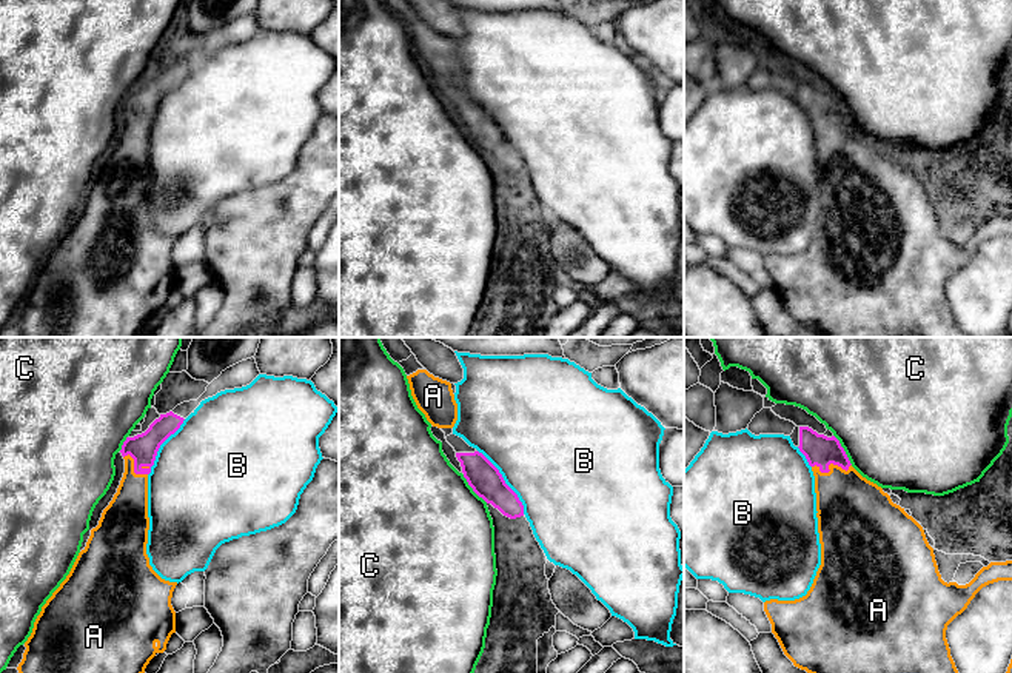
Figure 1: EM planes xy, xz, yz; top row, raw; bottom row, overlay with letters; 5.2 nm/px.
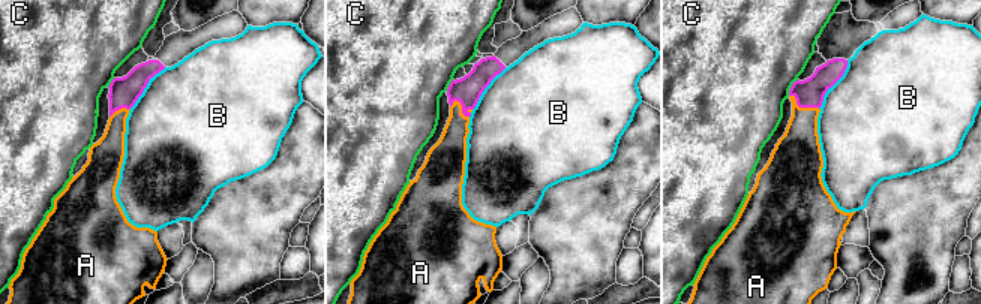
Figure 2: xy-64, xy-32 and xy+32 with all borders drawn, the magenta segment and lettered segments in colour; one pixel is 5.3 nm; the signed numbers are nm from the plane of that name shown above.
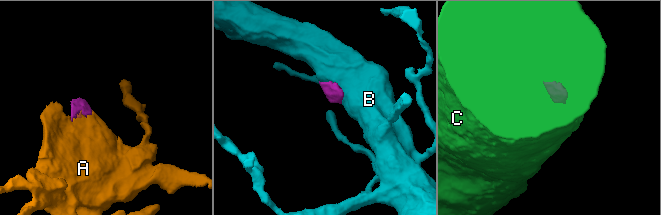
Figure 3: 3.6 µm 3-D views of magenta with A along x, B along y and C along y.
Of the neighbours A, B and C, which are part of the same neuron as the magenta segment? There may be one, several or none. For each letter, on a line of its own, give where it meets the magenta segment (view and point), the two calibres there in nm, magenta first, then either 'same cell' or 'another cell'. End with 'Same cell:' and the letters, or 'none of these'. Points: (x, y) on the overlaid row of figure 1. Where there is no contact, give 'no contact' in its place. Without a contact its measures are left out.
A: meets magenta in yz at (829, 464); 160 nm thick on the magenta side, 340 nm on the other; same cell
B: meets magenta in xz at (504, 482); 170 nm thick on the magenta side, 480 nm on the other; another cell
C: meets magenta in xz at (473, 490); 170 nm thick on the magenta side, 500 nm on the other; another cell
Same cell: A

